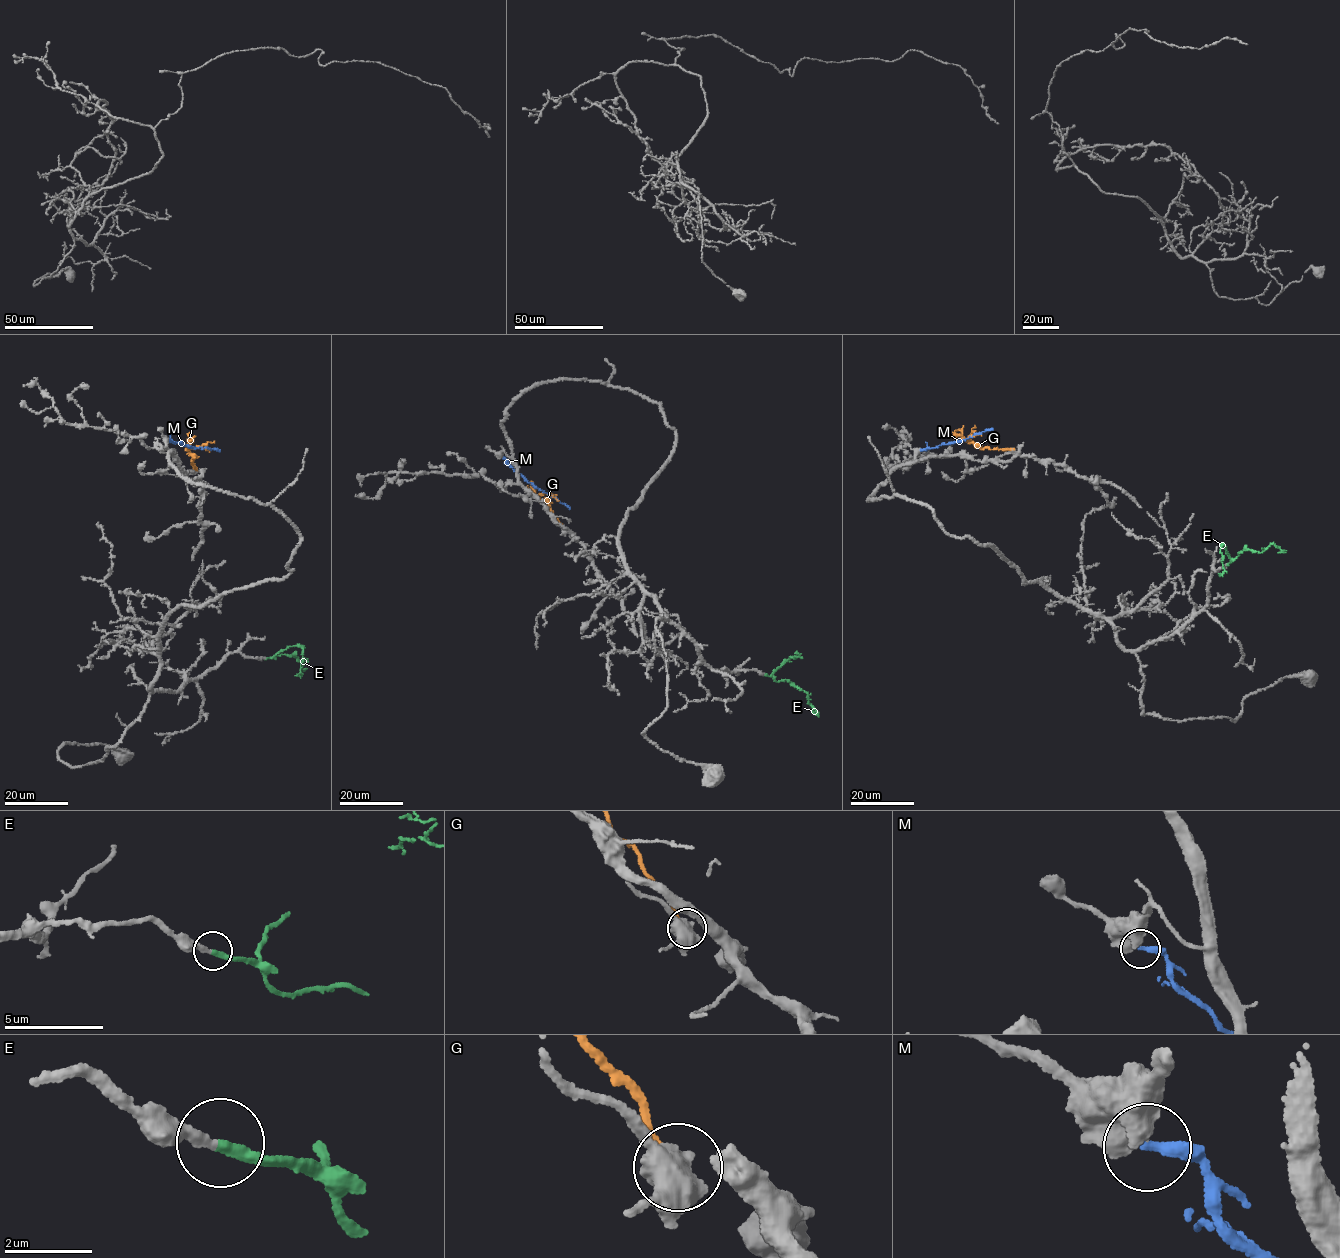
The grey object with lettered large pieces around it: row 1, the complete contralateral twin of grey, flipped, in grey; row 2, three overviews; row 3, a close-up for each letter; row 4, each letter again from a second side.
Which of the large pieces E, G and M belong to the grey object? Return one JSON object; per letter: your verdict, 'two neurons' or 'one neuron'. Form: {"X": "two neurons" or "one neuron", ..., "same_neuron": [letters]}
{"E": "one neuron", "G": "two neurons", "M": "two neurons", "same_neuron": ["E"]}

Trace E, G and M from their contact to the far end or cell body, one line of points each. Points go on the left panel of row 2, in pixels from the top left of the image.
E: (265, 658), (295, 655), (302, 664), (305, 659), (302, 669)
G: (196, 470), (187, 449), (214, 441)
M: (167, 439), (190, 447), (220, 450)

